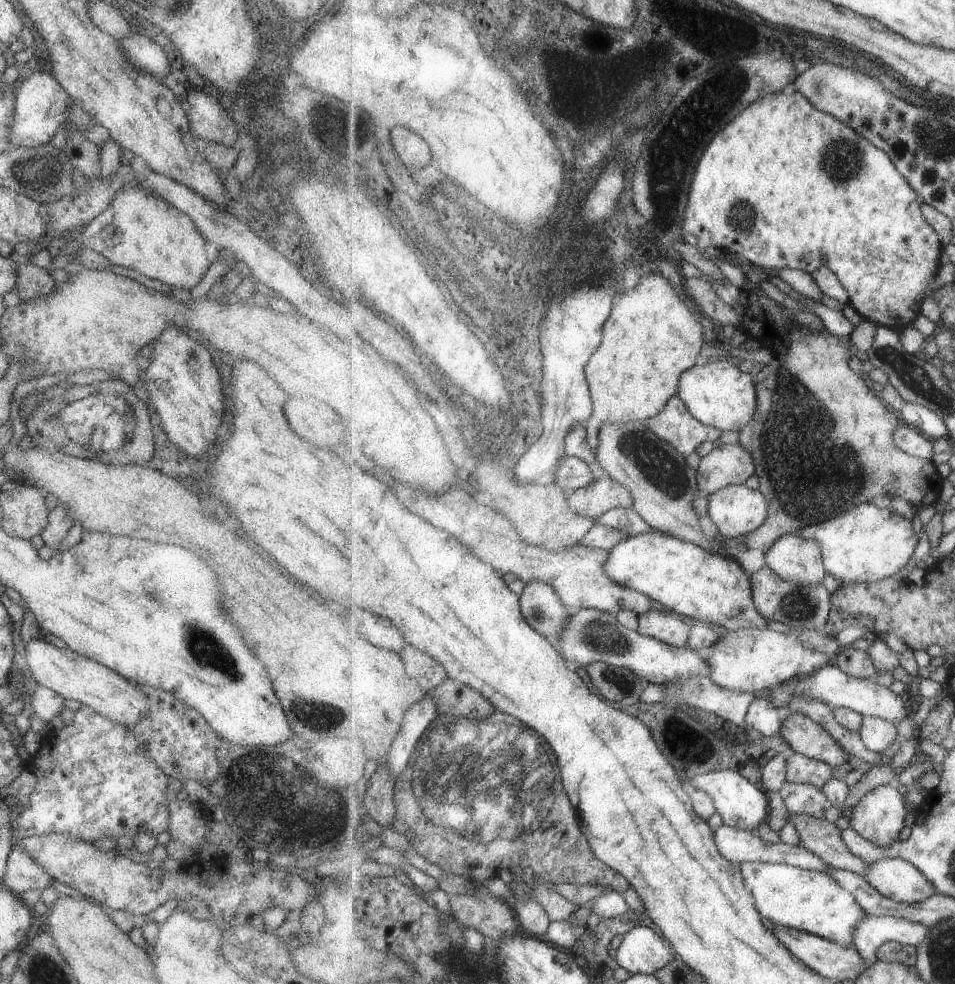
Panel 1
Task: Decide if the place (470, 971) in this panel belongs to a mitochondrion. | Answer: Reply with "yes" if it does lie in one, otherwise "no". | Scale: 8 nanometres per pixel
yes

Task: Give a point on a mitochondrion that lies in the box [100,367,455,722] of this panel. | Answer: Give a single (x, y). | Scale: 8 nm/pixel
(210, 651)

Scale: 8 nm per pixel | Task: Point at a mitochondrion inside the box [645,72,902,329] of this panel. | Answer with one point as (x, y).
(846, 156)

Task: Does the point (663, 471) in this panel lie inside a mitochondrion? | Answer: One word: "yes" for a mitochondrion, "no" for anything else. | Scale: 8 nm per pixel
yes

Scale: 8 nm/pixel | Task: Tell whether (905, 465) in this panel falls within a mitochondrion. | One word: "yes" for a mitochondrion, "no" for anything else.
no

